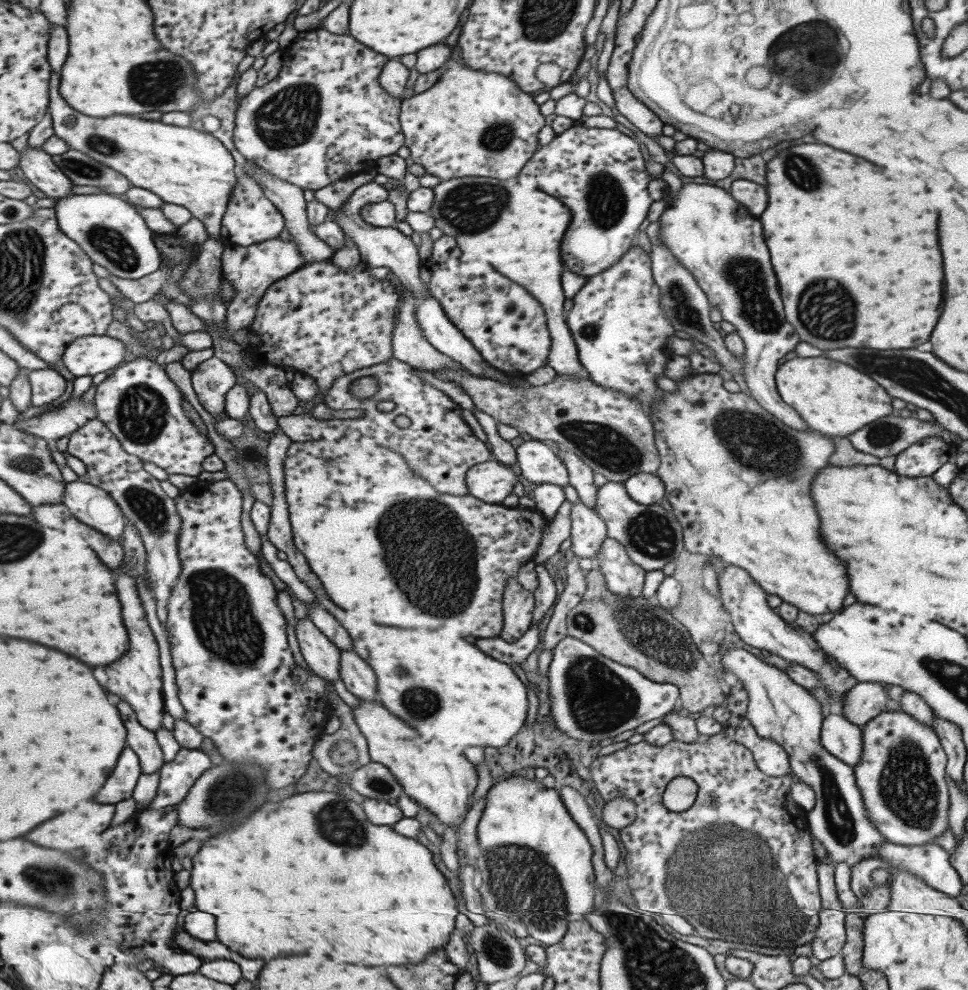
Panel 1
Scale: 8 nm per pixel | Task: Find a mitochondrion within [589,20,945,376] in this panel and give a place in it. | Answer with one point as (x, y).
(818, 312)

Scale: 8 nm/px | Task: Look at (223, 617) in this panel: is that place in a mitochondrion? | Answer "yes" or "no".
yes

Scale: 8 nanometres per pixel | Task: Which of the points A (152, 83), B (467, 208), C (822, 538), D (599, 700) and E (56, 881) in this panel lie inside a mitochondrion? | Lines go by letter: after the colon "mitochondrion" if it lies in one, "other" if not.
A: mitochondrion
B: mitochondrion
C: other
D: mitochondrion
E: mitochondrion

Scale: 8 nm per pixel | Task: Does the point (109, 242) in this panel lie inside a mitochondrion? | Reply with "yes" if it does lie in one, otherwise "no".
yes

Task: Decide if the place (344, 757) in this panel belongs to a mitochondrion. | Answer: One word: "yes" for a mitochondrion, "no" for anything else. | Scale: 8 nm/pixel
yes

